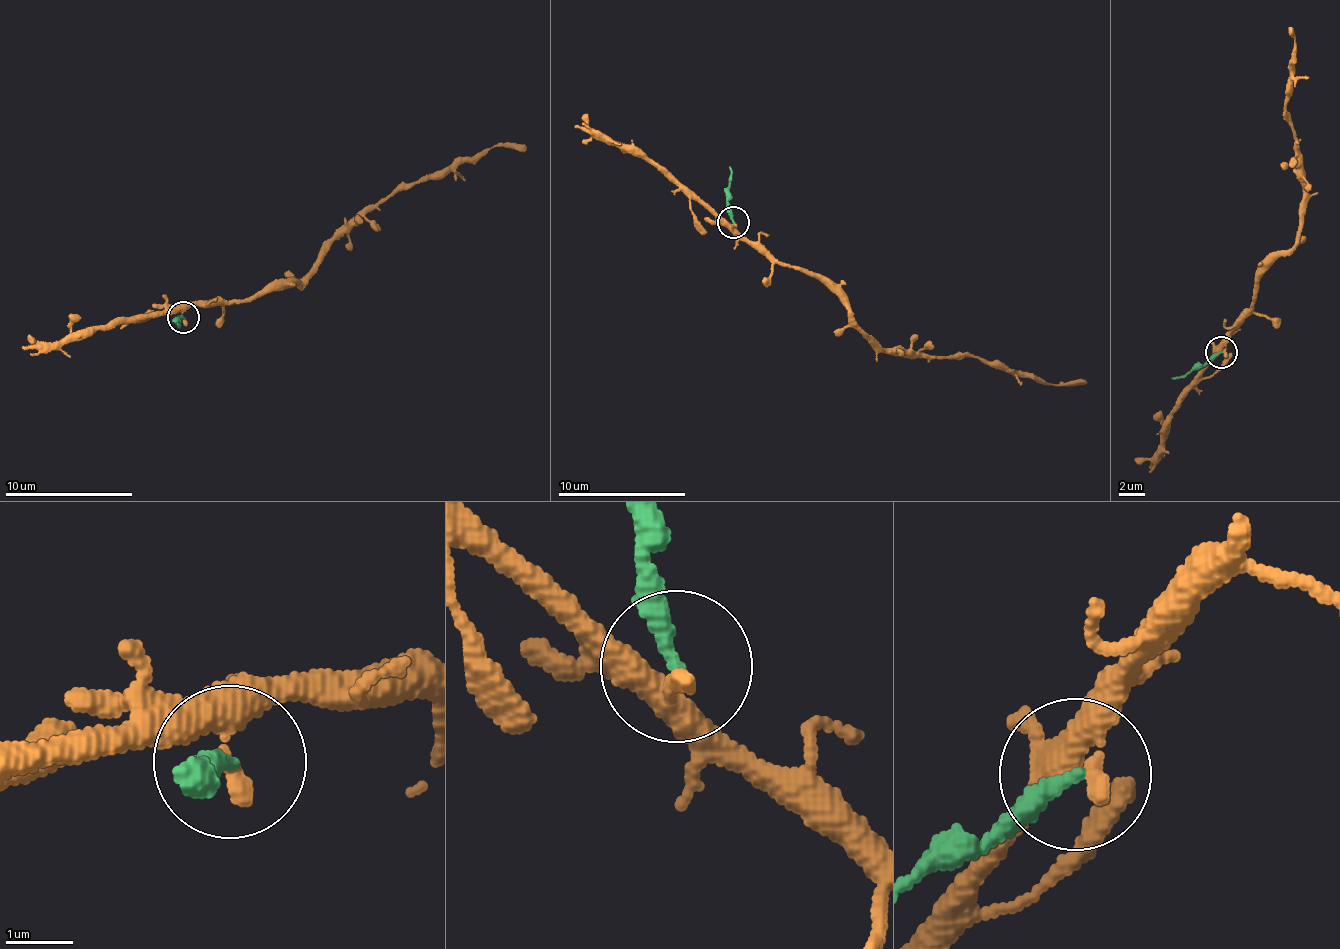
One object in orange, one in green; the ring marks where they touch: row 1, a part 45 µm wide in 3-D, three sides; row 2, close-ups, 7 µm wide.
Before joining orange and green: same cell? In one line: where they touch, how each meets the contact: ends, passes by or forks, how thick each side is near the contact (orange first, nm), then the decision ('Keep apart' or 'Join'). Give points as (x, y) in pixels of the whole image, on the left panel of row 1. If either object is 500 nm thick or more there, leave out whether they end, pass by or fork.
Place: (183, 317). At the ring orange ends. At the ring green ends. Thickness 280 nm (orange) against 280 nm. Keep apart

